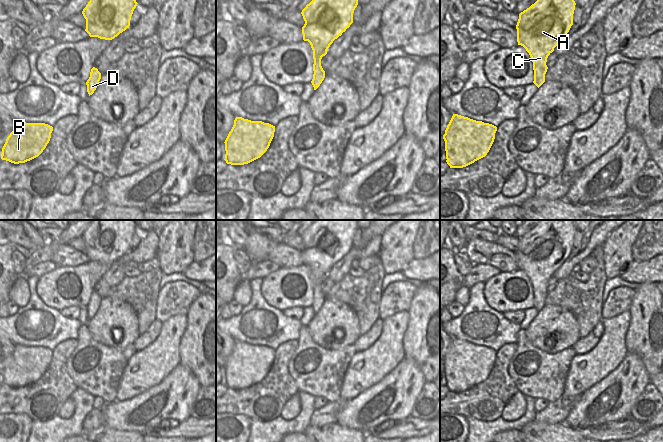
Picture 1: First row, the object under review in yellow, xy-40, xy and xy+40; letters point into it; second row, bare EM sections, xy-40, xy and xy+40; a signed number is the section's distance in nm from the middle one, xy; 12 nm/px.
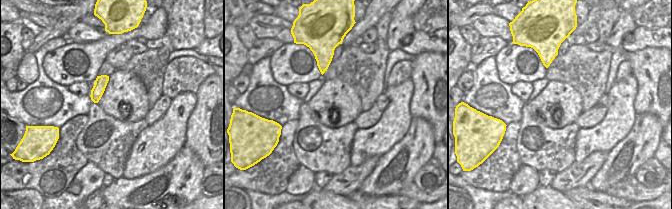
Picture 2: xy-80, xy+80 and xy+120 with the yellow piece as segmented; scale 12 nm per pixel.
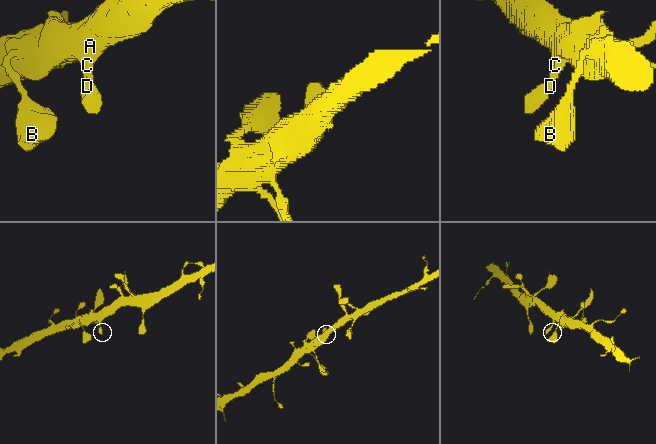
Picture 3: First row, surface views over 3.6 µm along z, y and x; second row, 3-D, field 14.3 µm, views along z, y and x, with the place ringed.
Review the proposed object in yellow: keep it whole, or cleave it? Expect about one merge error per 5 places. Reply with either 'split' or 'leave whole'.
leave whole

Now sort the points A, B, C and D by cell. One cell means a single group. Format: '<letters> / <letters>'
A B C D

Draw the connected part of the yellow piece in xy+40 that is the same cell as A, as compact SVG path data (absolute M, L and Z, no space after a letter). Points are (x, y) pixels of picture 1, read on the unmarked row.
M541 220L534 228L519 238L516 249L517 266L526 273L531 281L534 294L533 307L538 312L545 306L548 280L573 249L575 229L572 220Z

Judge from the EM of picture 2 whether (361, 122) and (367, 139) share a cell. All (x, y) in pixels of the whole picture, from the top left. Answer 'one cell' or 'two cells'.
two cells

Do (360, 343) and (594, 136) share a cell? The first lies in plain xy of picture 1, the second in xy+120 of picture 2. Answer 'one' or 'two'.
two

